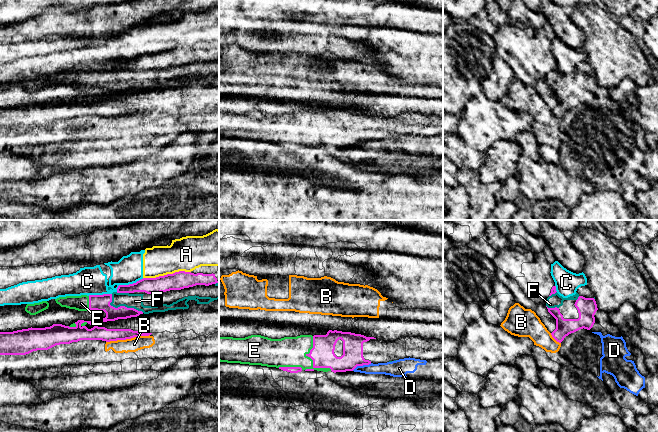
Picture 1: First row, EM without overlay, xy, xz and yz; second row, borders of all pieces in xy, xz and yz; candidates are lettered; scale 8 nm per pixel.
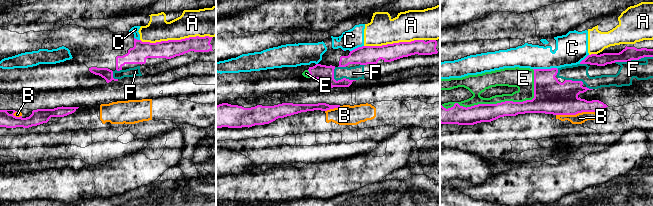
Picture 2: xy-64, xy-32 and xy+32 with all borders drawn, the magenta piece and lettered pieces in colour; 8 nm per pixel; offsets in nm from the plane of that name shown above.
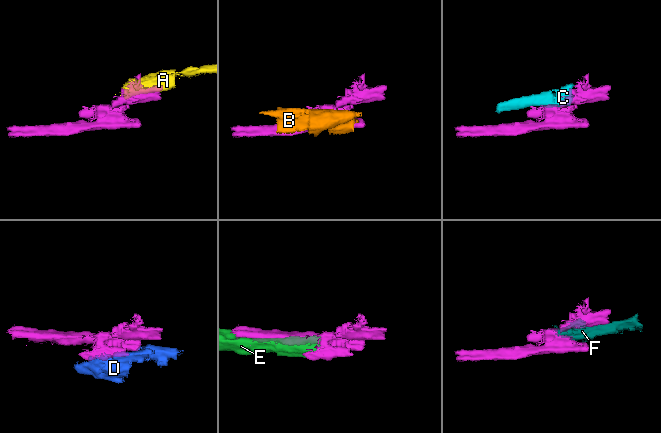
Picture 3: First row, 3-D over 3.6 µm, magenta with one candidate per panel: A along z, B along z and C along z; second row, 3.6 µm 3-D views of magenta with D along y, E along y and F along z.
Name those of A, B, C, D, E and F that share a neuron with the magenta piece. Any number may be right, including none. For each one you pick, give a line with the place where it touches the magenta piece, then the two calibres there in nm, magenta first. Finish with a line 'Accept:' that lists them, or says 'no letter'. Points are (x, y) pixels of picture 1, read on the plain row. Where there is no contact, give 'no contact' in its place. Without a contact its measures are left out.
Accept: no letter

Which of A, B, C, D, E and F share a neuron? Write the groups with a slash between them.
A C / B / D / E F

